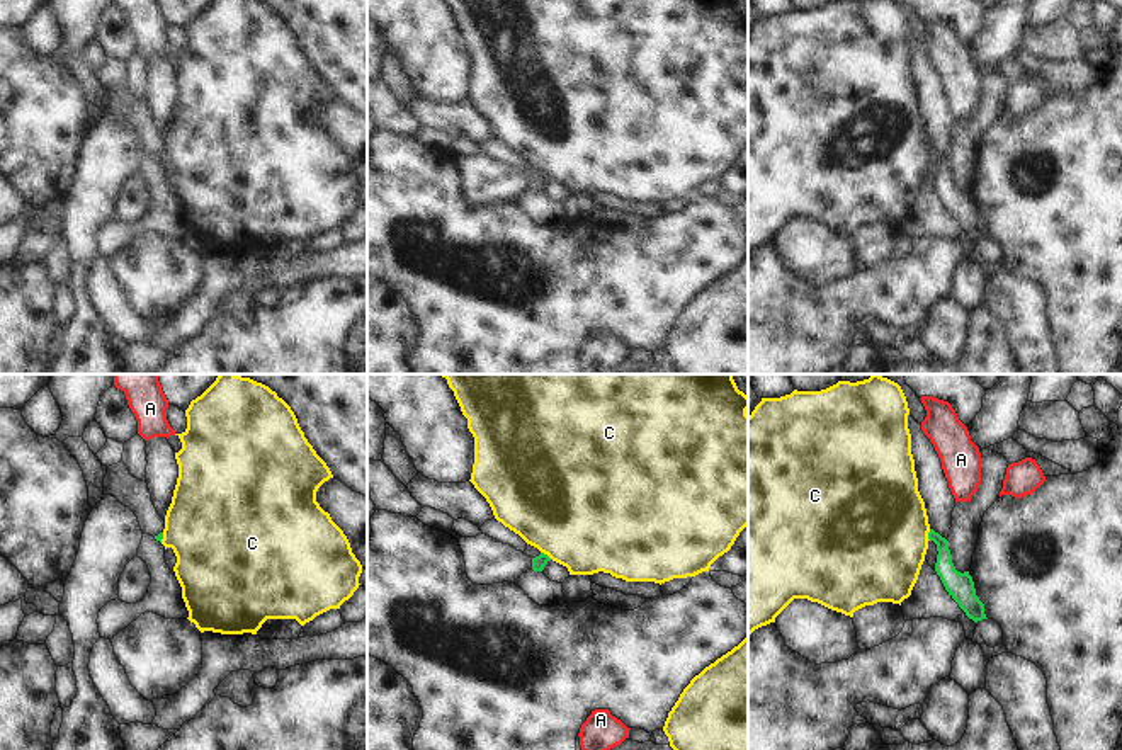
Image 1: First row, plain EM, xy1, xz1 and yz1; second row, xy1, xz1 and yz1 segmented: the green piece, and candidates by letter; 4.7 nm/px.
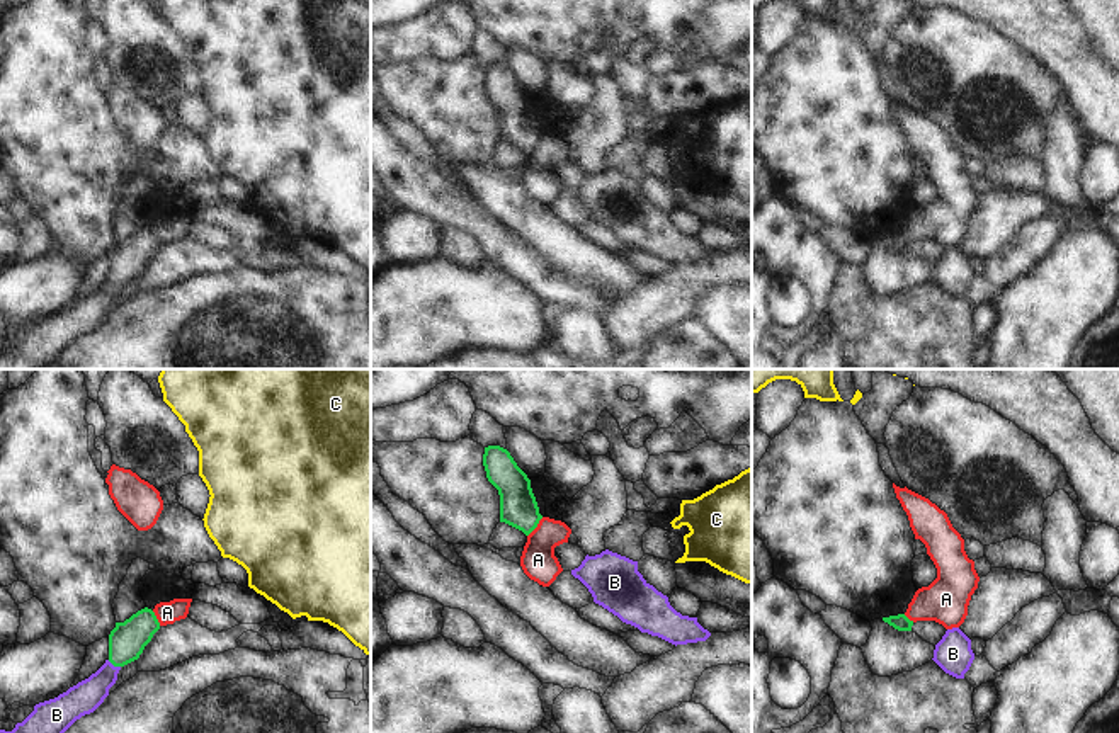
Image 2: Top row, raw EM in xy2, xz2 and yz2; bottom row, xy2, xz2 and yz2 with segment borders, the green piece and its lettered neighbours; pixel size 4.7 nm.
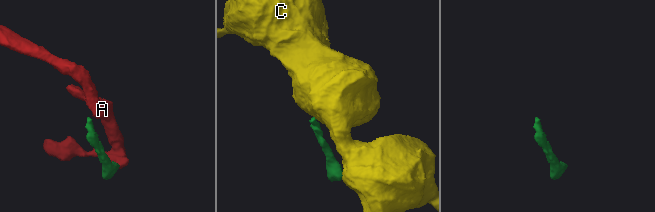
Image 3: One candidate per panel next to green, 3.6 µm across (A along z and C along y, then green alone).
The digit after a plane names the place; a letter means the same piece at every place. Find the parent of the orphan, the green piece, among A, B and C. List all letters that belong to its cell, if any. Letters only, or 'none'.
B

